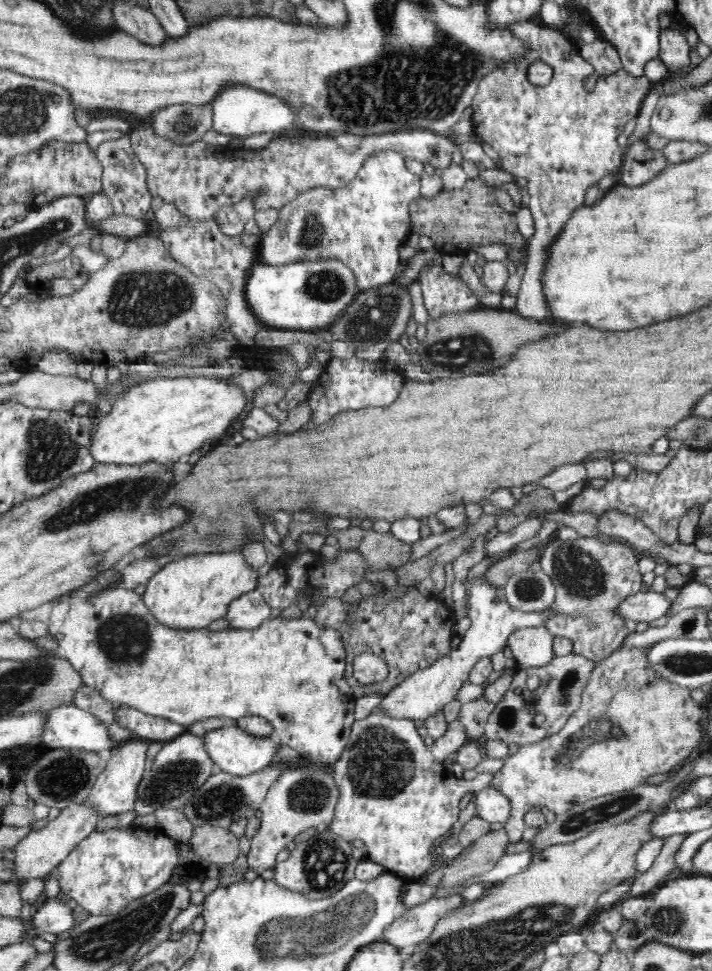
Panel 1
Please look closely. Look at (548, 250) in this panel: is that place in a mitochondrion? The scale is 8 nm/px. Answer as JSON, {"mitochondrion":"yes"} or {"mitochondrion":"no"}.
{"mitochondrion":"no"}

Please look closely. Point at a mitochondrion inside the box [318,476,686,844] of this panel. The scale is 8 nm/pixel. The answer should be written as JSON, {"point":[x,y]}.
{"point":[381,764]}

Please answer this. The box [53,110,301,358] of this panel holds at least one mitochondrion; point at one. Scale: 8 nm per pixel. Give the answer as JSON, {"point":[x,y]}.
{"point":[144,300]}

